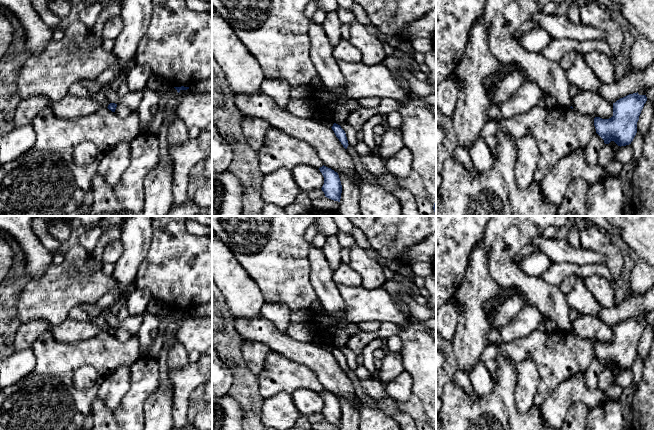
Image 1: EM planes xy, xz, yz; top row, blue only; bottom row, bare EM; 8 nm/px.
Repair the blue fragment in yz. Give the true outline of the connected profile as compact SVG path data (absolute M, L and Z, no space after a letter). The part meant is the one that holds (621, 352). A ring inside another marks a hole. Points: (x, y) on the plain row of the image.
M638 316L629 318L613 327L613 340L611 342L594 342L596 357L604 364L605 368L609 368L611 365L620 371L631 368L637 357L637 346L646 325L646 319L639 319Z

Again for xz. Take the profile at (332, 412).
M324 389L319 394L324 401L324 408L321 413L325 421L340 426L342 409L338 397Z

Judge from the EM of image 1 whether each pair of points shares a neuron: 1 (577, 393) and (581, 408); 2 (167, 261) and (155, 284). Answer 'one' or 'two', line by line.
1: two
2: one

